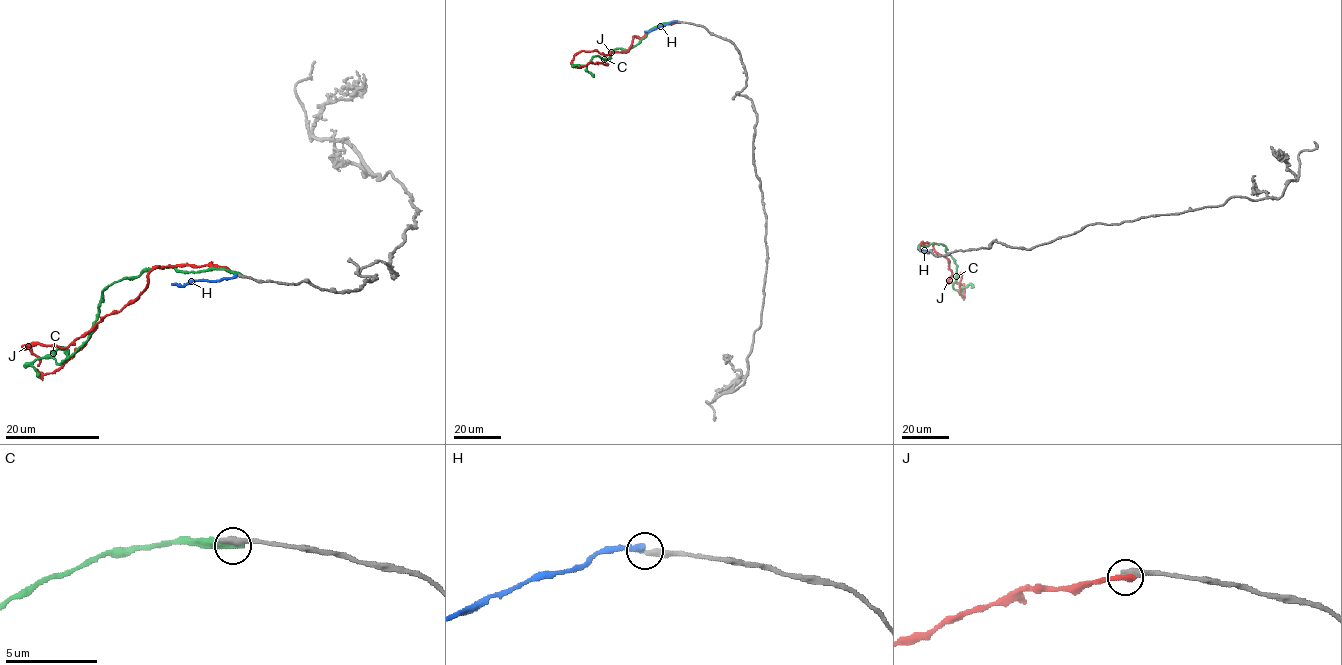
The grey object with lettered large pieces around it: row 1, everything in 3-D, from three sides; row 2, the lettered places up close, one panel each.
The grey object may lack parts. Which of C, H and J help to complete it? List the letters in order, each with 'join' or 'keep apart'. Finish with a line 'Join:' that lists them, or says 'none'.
C: keep apart
H: keep apart
J: keep apart
Join: none

